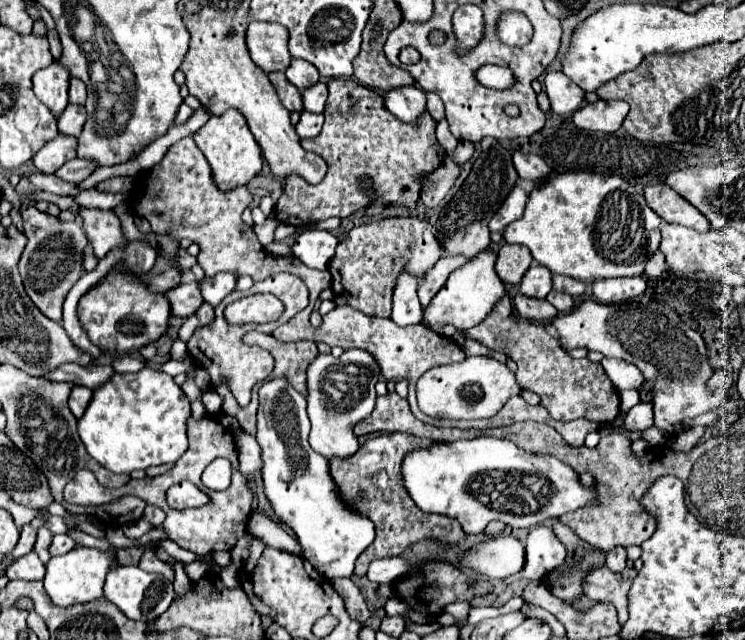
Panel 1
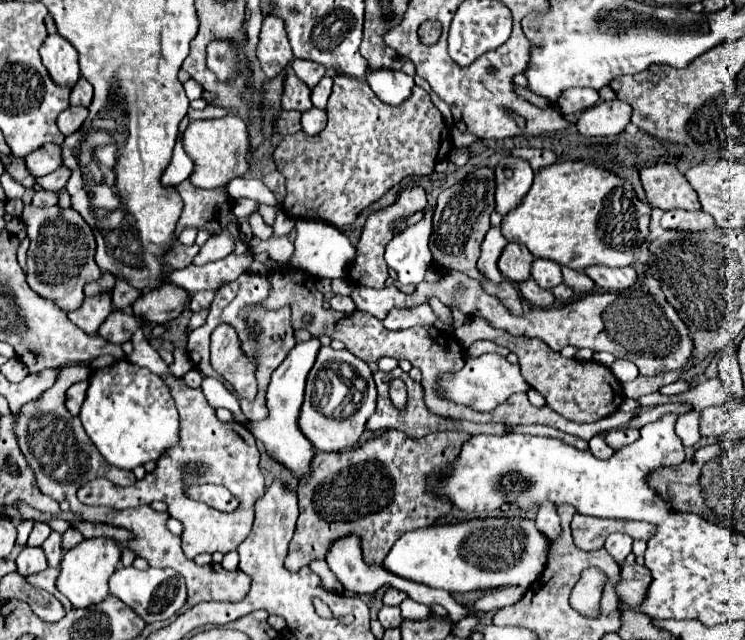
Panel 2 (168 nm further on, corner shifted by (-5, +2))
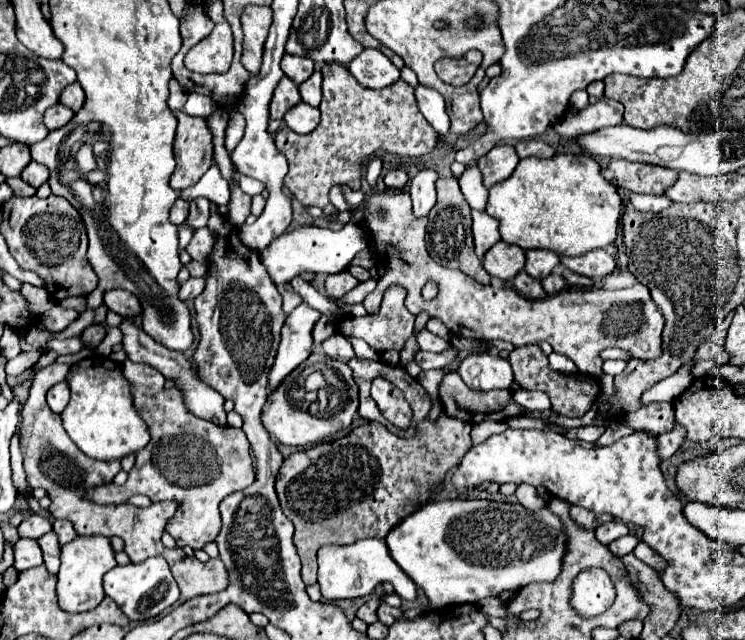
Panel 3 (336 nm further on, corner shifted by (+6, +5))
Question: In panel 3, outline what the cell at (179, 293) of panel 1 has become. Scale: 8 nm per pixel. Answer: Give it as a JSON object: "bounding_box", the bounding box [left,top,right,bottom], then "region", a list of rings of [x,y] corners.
{"bounding_box":[104,290,140,316],"region":[[[108,290],[104,292],[104,304],[114,310],[120,316],[138,316],[140,314],[140,302],[136,300],[136,296],[132,296],[126,290]]]}

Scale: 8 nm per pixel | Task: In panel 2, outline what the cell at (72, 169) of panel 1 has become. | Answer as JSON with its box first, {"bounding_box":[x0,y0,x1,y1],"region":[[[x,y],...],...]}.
{"bounding_box":[39,167,71,191],"region":[[[59,167],[57,171],[41,177],[41,179],[39,179],[39,185],[41,185],[43,189],[47,189],[47,191],[61,191],[61,189],[65,189],[69,177],[71,177],[71,169]]]}

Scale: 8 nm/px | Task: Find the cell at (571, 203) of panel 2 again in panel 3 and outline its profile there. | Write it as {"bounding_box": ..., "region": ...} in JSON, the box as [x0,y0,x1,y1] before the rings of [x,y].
{"bounding_box":[486,154,622,278],"region":[[[556,154],[546,160],[524,158],[512,176],[490,188],[486,212],[500,222],[500,236],[508,244],[524,250],[546,248],[558,252],[562,266],[588,278],[602,278],[614,272],[616,262],[606,246],[618,234],[622,200],[616,188],[602,178],[592,156]]]}

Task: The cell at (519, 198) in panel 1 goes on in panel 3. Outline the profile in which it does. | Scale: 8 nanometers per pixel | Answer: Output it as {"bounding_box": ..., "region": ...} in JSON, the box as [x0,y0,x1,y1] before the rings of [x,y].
{"bounding_box":[478,144,520,188],"region":[[[498,144],[496,148],[492,148],[492,152],[482,156],[478,162],[478,168],[484,176],[486,188],[498,184],[500,180],[506,180],[506,176],[510,176],[514,172],[518,162],[520,162],[520,158],[518,158],[514,146],[510,146],[510,144]]]}

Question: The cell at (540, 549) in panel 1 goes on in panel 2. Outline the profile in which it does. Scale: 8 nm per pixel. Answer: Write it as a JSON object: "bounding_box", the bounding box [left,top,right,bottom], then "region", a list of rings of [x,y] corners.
{"bounding_box":[535,503,561,545],"region":[[[545,503],[543,507],[539,507],[535,525],[547,537],[547,541],[553,545],[559,539],[559,535],[561,535],[561,525],[559,525],[559,517],[555,513],[555,505]]]}

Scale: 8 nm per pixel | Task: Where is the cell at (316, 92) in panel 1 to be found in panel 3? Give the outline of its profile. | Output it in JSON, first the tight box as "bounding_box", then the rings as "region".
{"bounding_box":[298,70,322,106],"region":[[[316,70],[306,82],[302,82],[302,84],[298,86],[302,100],[308,102],[310,106],[318,106],[320,100],[322,100],[322,90],[320,90],[320,86],[322,86],[322,74],[320,74],[320,70]]]}

